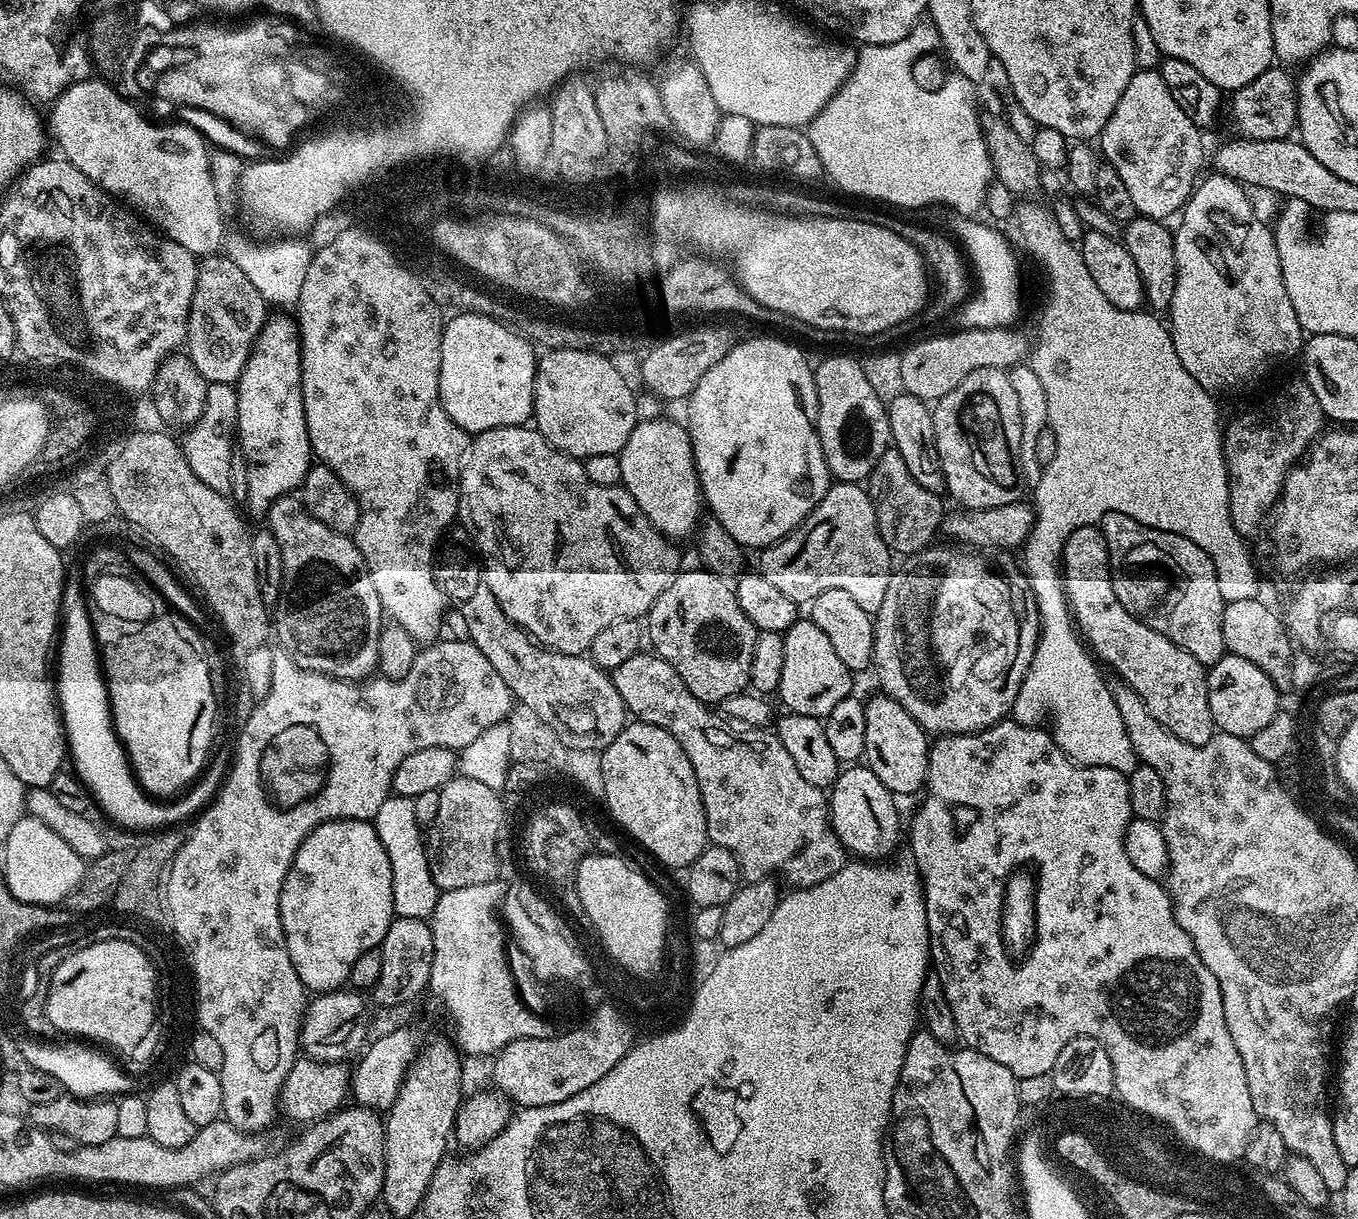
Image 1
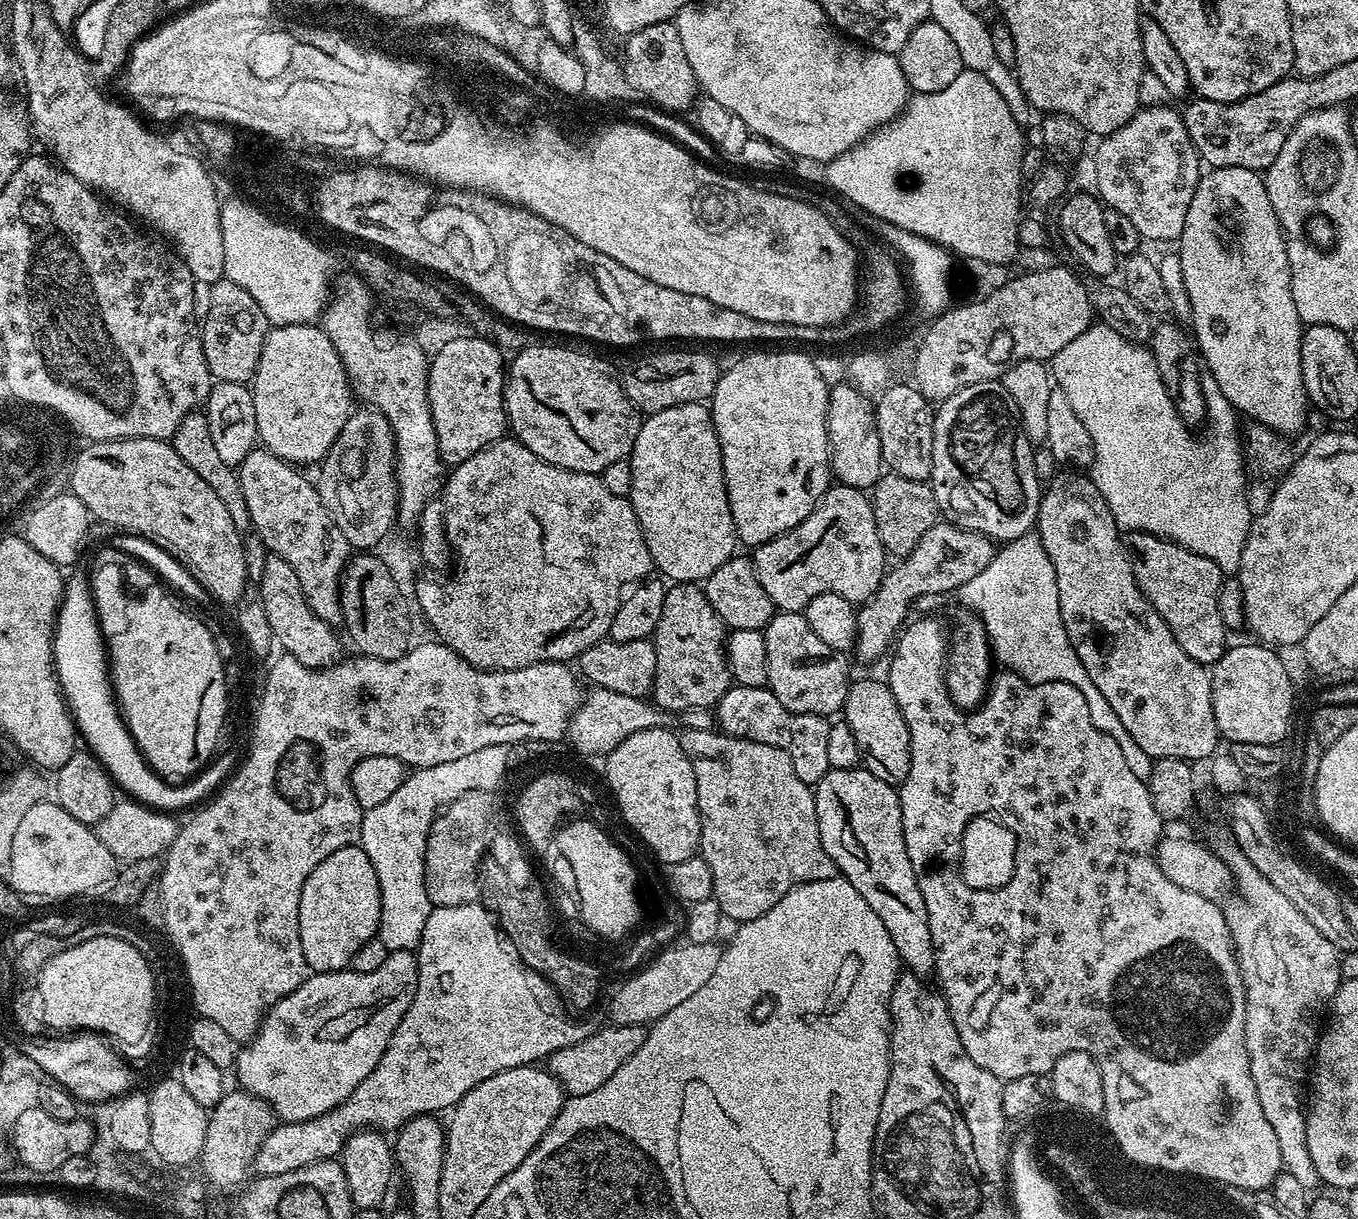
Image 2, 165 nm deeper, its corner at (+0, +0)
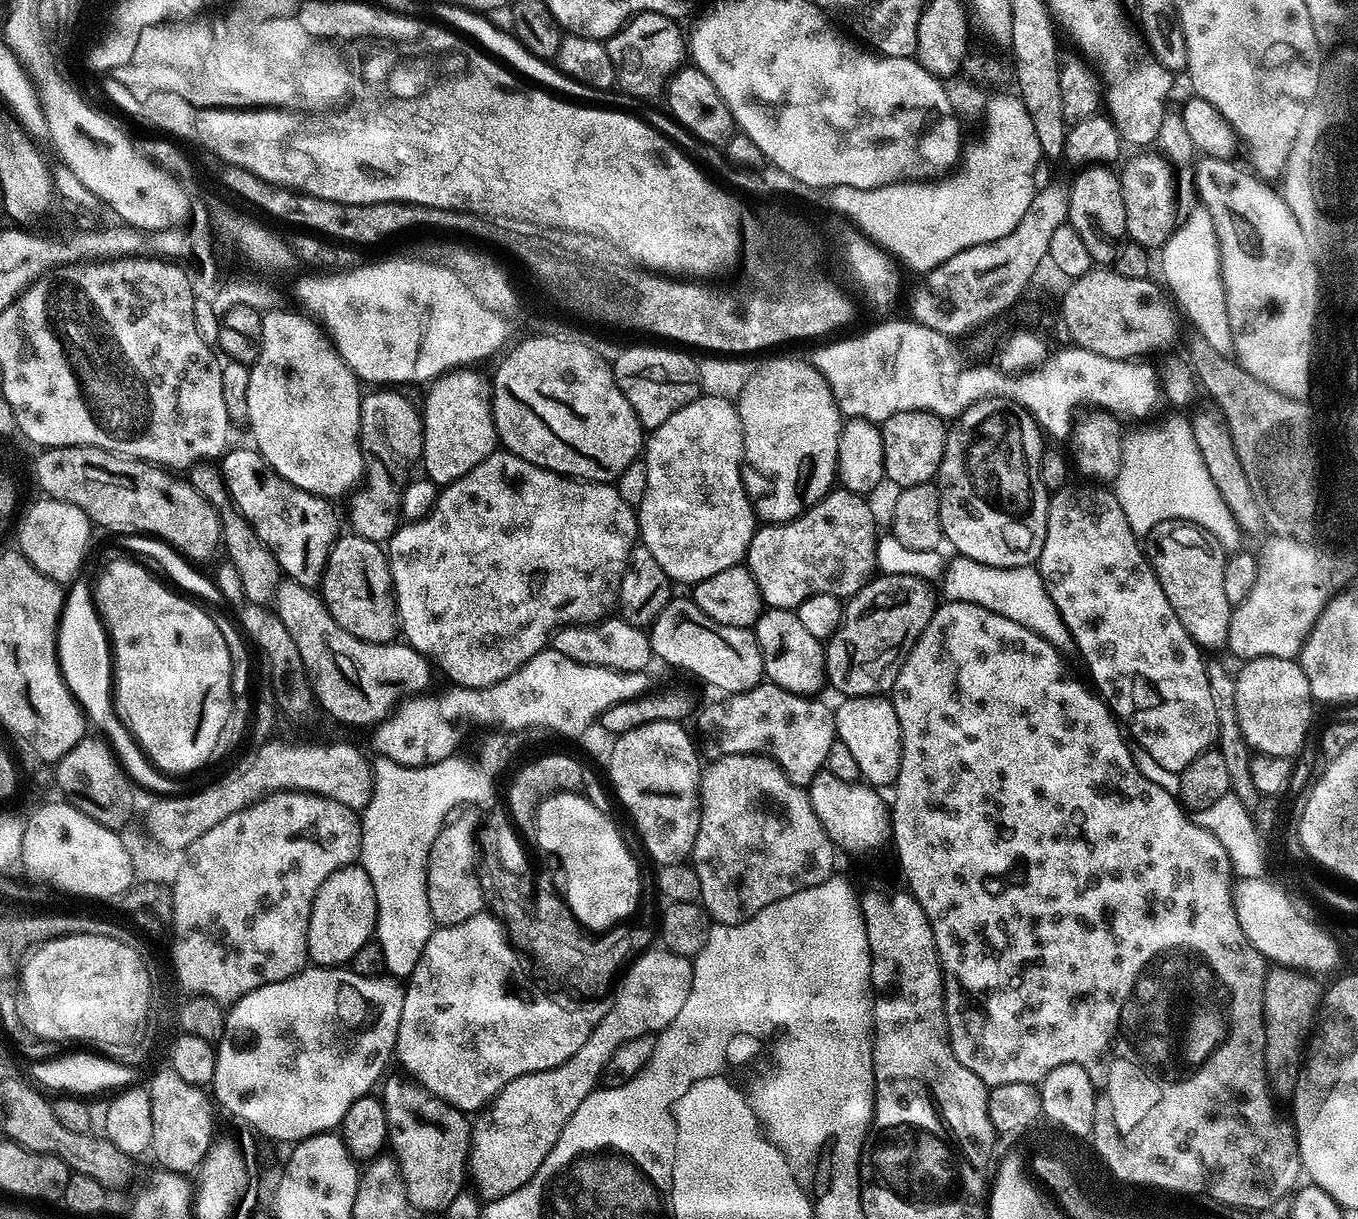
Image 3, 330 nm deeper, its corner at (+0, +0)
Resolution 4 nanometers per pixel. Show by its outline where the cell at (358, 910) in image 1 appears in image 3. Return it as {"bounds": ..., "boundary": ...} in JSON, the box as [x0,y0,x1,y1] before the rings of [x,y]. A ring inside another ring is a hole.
{"bounds":[308,863,376,968],"boundary":[[[359,863],[338,869],[322,886],[318,886],[310,910],[308,927],[308,959],[321,968],[347,965],[354,954],[373,939],[376,930],[376,899],[374,882]]]}

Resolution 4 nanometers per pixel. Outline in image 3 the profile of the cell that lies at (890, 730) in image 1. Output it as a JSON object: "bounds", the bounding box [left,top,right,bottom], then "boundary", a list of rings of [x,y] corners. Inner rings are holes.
{"bounds":[834,696,902,786],"boundary":[[[850,696],[839,702],[841,704],[834,708],[836,735],[842,742],[846,742],[850,755],[857,760],[861,777],[872,786],[895,785],[898,770],[902,766],[902,730],[898,726],[898,714],[894,714],[891,699],[884,696]]]}

